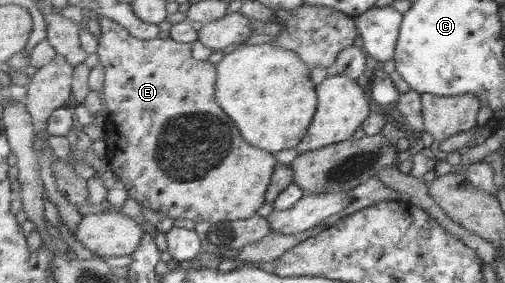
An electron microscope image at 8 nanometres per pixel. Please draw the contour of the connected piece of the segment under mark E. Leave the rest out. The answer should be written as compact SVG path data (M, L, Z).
M99 17L95 24L96 32L99 33L99 58L100 62L105 67L107 78L106 88L103 91L104 103L107 105L108 125L106 134L110 136L108 143L110 150L120 150L122 152L110 152L110 161L113 171L125 182L129 195L136 201L139 201L145 208L153 208L158 212L171 216L172 218L186 218L195 223L206 221L235 221L244 220L256 216L256 212L262 208L267 199L267 192L274 173L278 166L278 158L274 153L260 149L252 143L244 140L241 128L234 122L234 119L222 108L217 97L218 91L218 65L212 63L211 60L196 60L192 54L194 44L178 42L176 40L168 39L162 40L158 38L155 40L141 40L134 37L128 28L121 26L118 22L112 21L106 17Z

